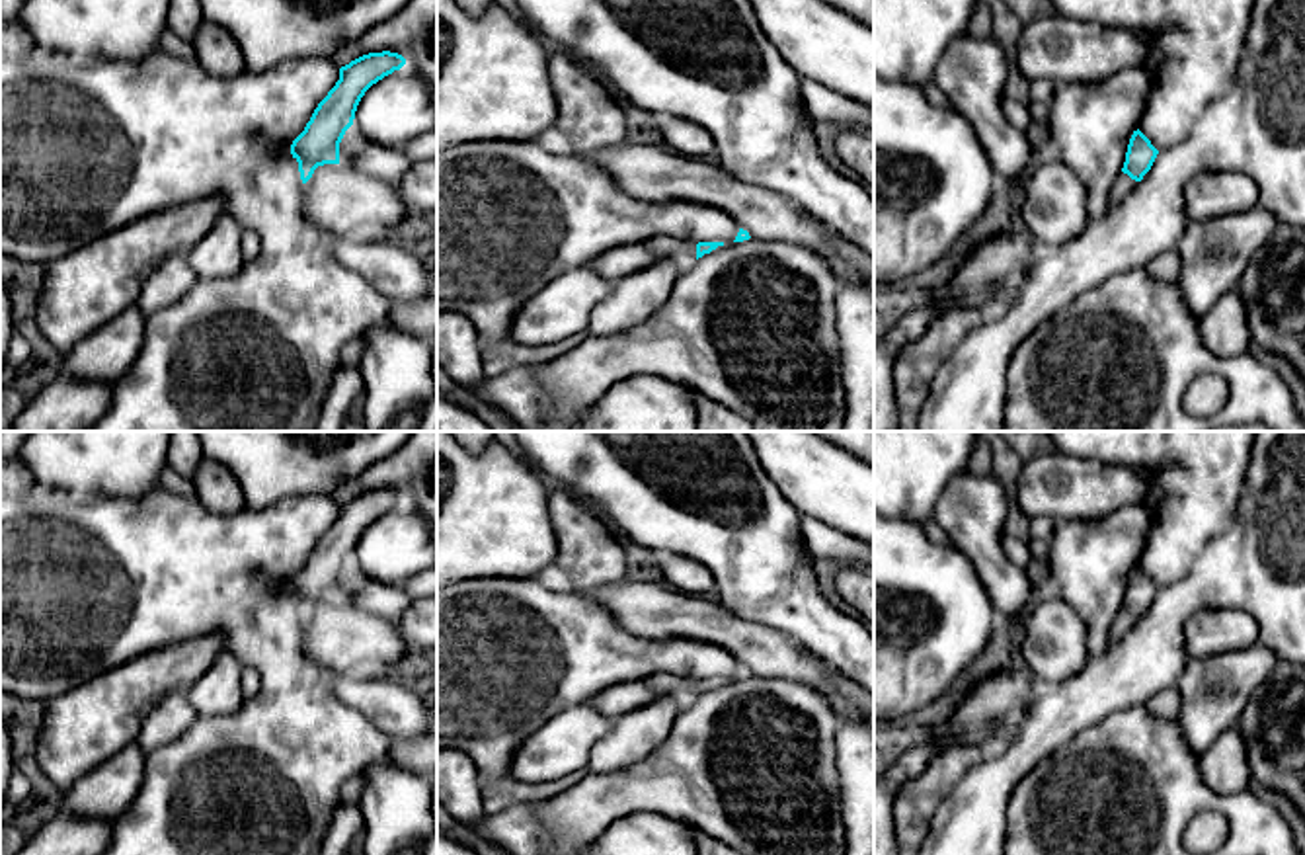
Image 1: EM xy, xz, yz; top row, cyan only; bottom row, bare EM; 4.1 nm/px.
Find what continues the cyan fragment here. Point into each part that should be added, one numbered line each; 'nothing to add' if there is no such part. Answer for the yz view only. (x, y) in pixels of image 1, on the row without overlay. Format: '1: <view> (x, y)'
1: yz (1124, 621)

